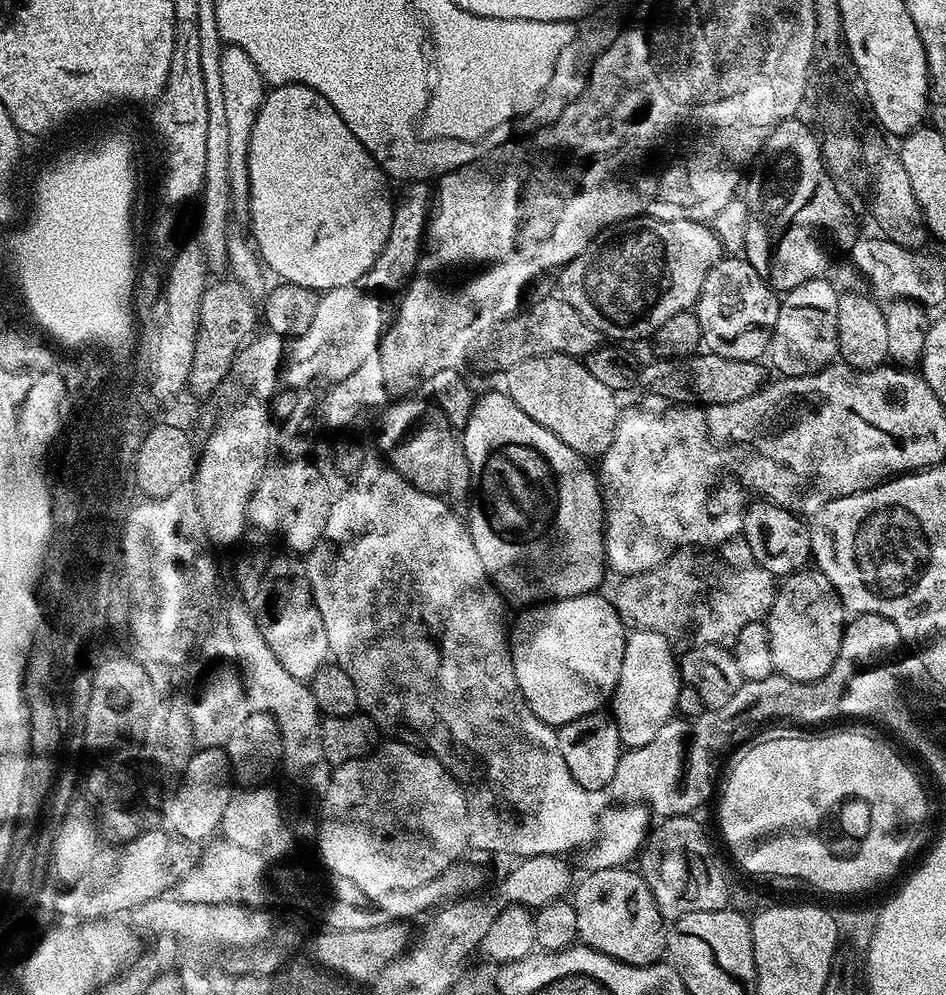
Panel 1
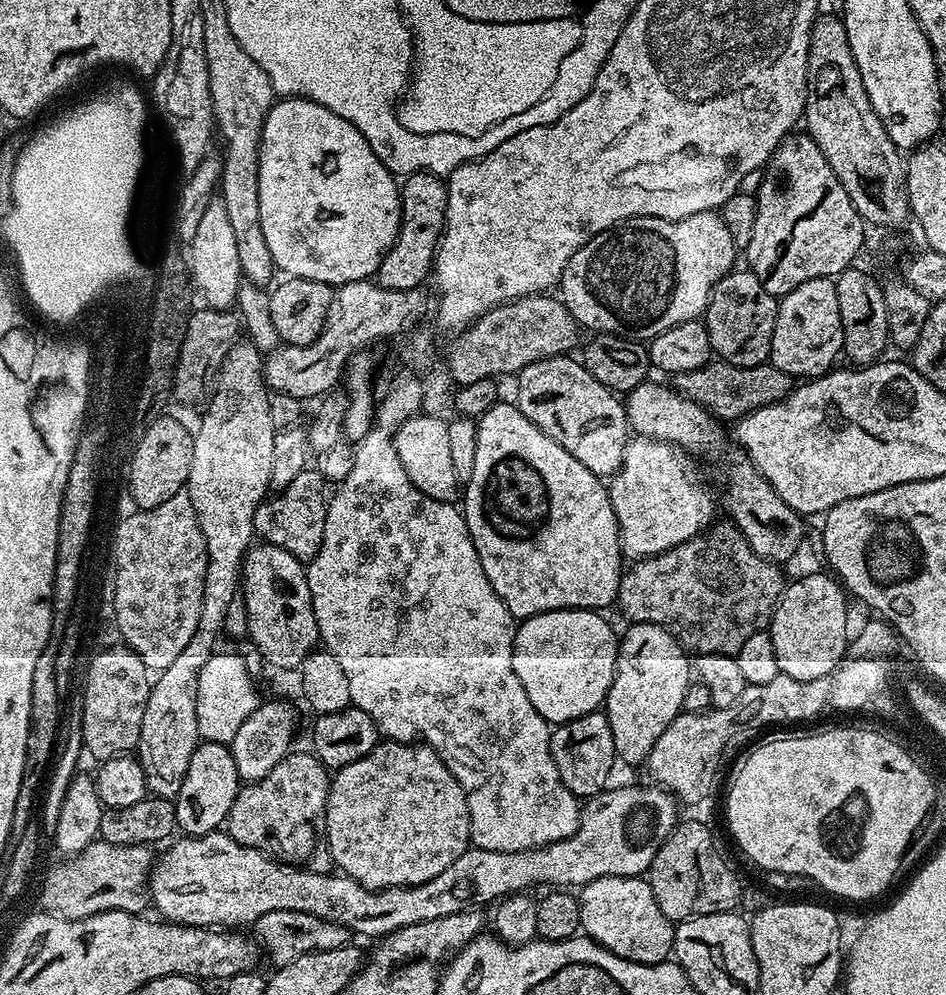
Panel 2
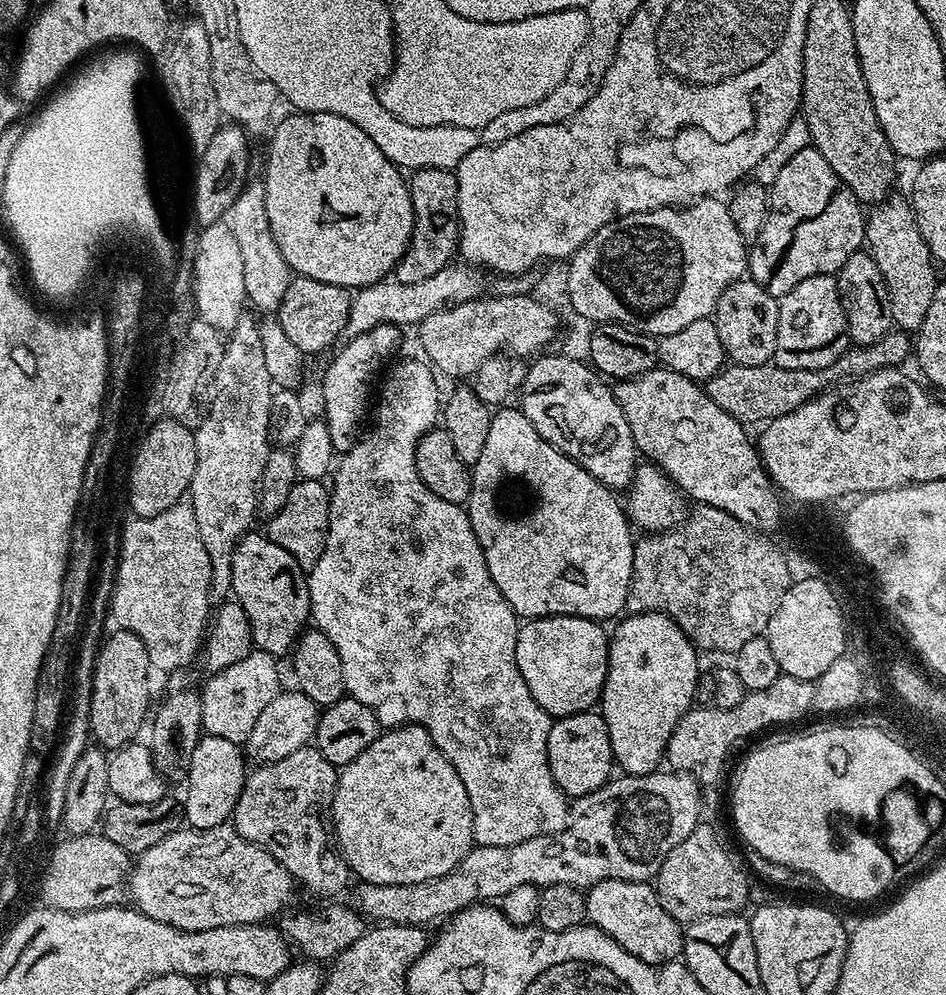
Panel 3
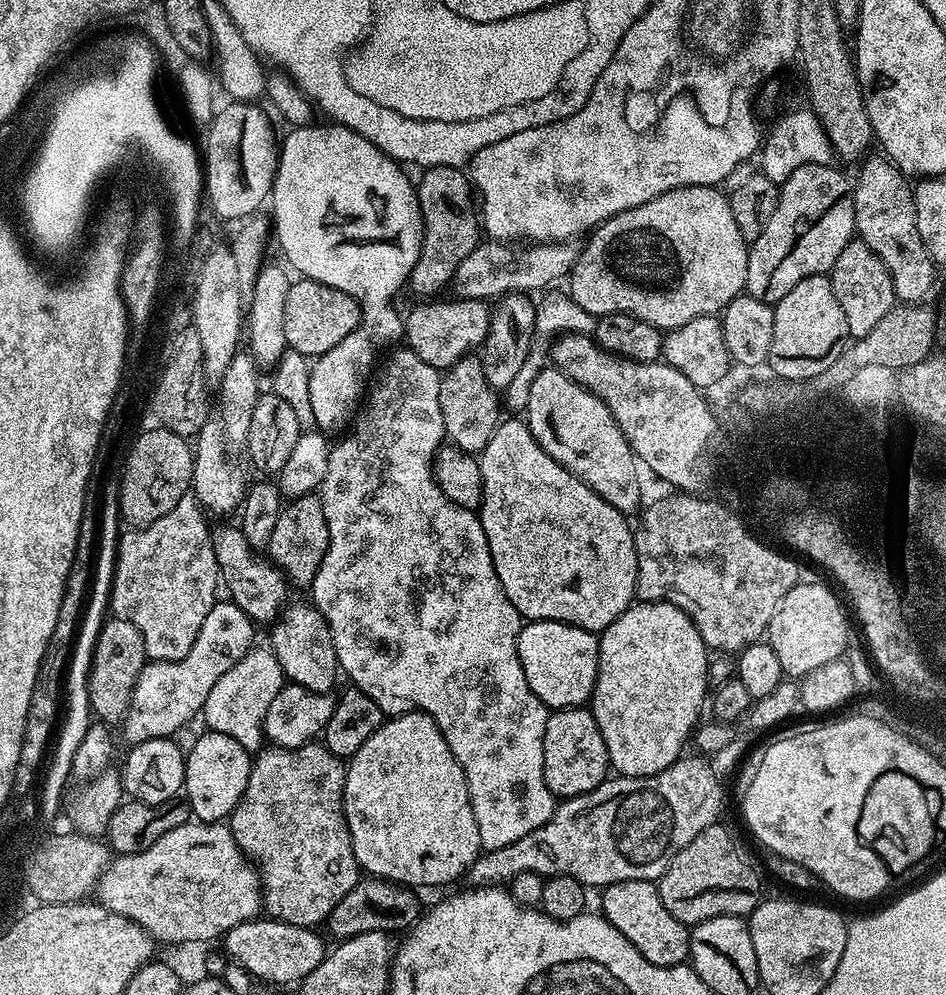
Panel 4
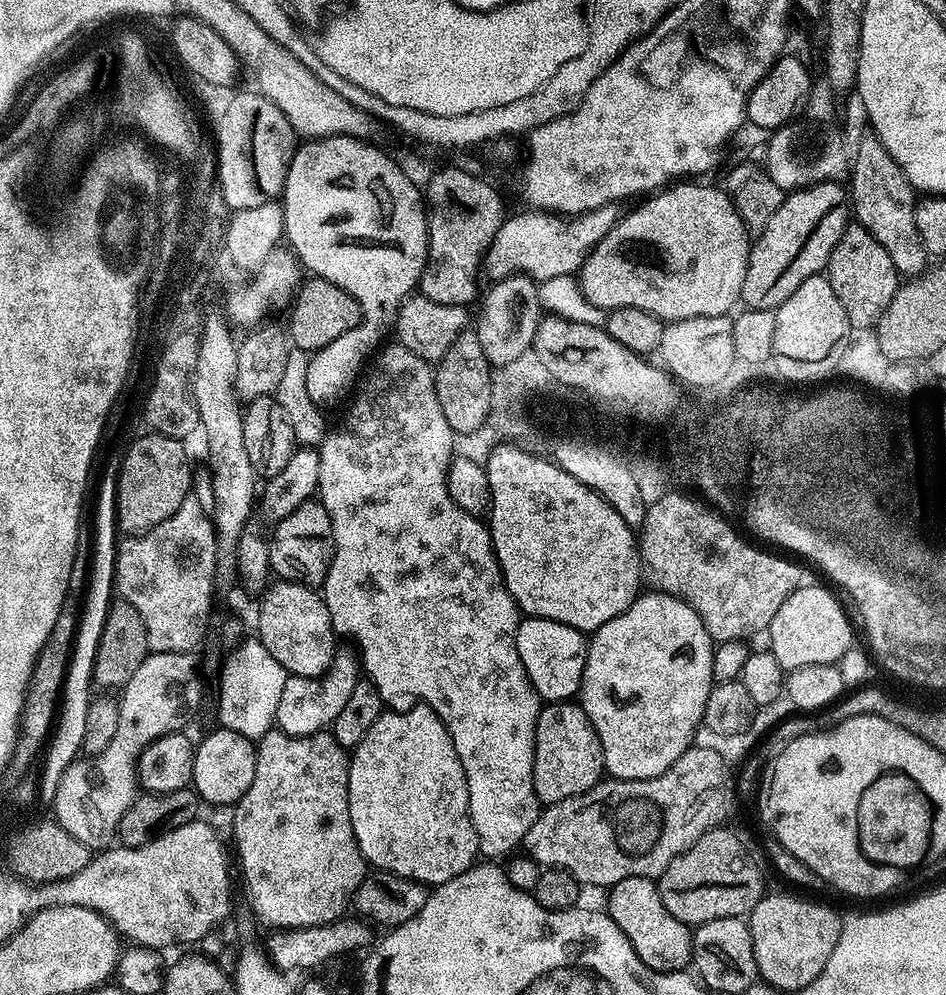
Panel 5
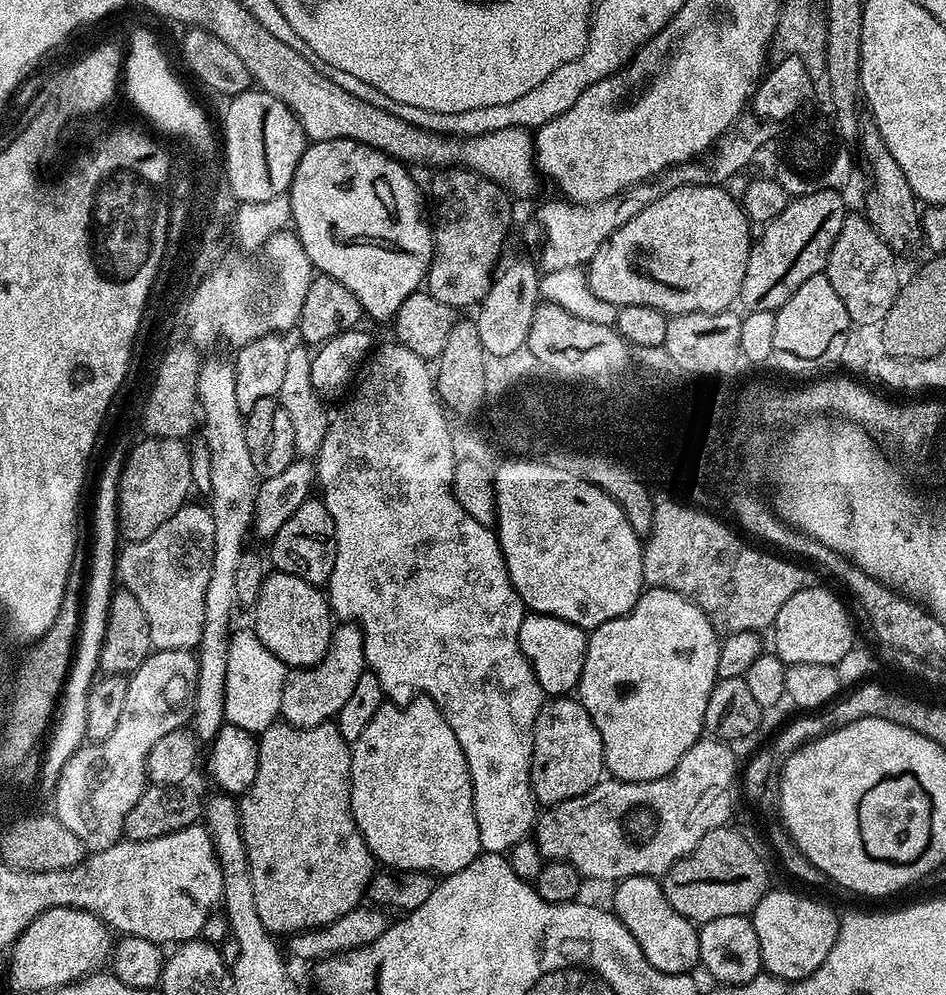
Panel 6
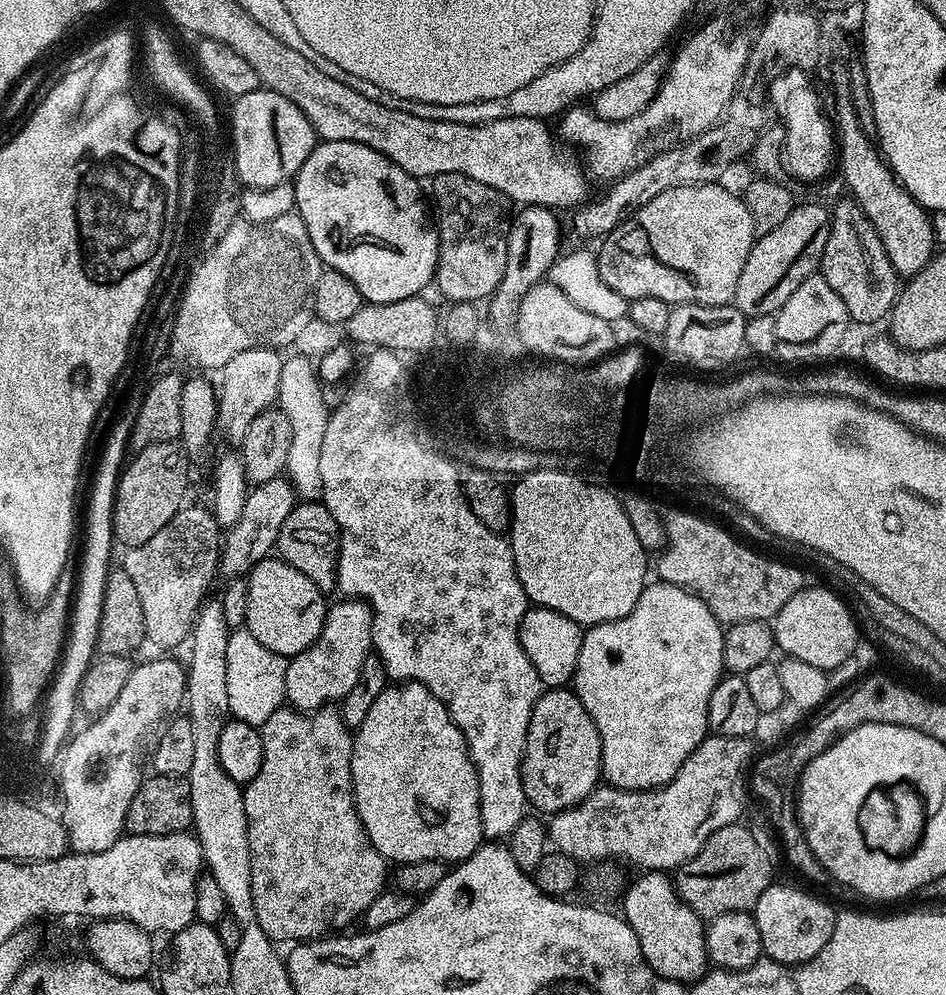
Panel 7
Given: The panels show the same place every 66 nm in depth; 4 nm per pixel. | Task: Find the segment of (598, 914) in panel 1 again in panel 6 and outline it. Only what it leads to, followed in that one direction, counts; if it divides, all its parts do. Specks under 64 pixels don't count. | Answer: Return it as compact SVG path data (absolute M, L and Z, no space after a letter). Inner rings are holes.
M631 876L619 881L612 892L611 911L630 930L634 942L642 950L646 962L654 970L682 976L691 973L692 967L700 964L700 934L697 925L687 920L670 902L664 893L664 885L655 876Z

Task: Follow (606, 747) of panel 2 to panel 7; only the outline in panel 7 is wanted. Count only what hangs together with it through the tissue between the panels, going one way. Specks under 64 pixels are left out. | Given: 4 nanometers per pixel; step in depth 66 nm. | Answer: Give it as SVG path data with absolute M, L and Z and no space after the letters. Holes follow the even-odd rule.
M568 686L541 691L530 714L524 756L520 760L520 777L529 805L540 814L575 808L601 783L601 758L594 718L590 718L575 691Z

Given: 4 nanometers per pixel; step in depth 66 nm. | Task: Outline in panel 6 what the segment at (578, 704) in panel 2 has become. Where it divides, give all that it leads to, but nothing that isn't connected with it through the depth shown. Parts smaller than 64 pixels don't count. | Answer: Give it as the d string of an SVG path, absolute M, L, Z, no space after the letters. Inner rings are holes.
M539 614L525 615L518 630L518 642L522 654L534 670L534 678L538 678L538 686L542 686L545 697L566 696L579 689L582 666L586 662L588 637L589 633L585 629L574 626L562 618Z

